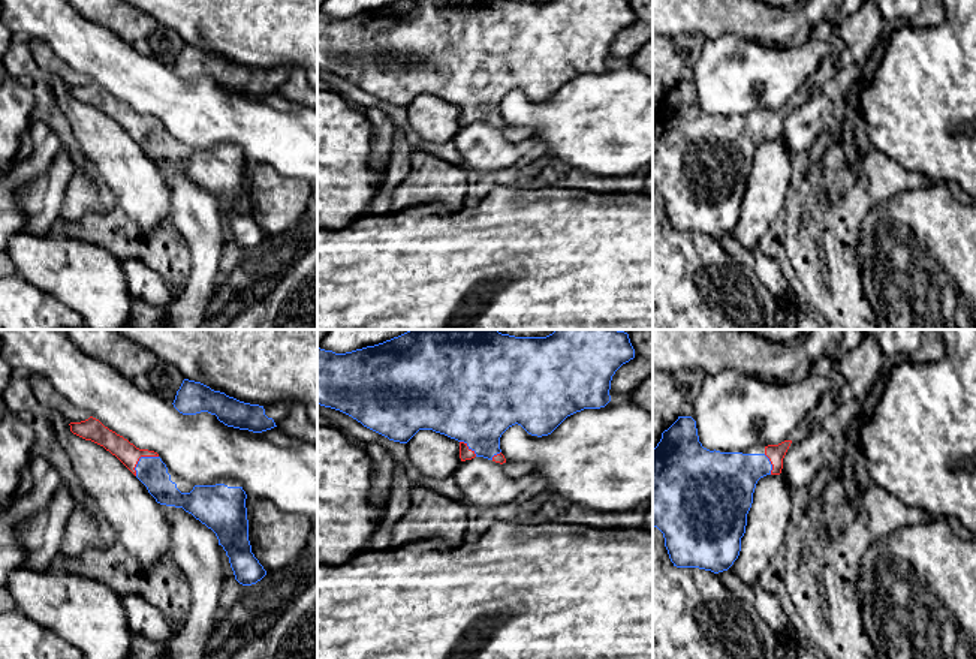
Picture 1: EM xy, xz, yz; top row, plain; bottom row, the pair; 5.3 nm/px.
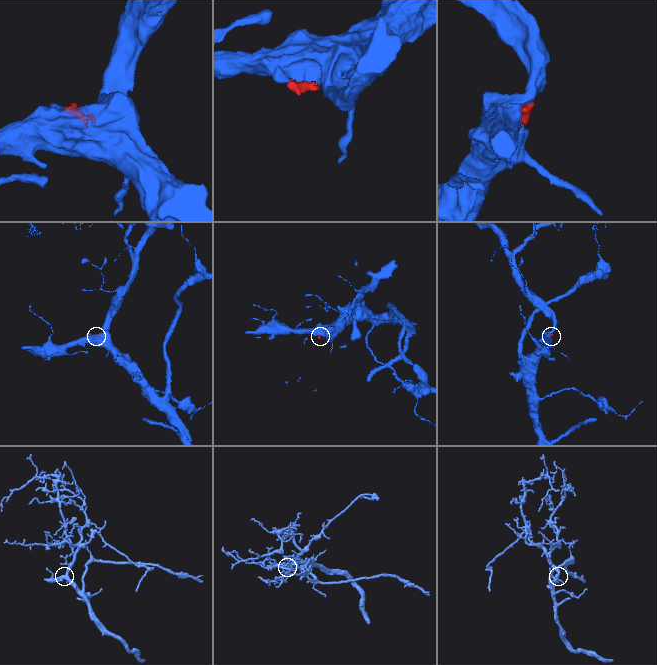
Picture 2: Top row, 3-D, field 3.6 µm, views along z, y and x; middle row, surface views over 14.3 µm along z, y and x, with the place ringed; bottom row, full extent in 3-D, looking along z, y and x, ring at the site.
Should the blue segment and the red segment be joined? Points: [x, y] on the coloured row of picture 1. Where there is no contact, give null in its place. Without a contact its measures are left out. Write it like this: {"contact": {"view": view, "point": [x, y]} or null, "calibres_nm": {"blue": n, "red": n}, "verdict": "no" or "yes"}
{"contact": {"view": "xy", "point": [139, 459]}, "calibres_nm": {"blue": 160, "red": 110}, "verdict": "yes"}

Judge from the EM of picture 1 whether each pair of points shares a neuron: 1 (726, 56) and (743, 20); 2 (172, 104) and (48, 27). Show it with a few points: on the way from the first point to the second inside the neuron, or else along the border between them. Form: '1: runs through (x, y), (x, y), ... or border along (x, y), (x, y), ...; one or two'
1: border along (705, 41), (722, 35), (738, 35), (762, 44); two
2: runs through (141, 81), (124, 74), (99, 53), (80, 42); one

